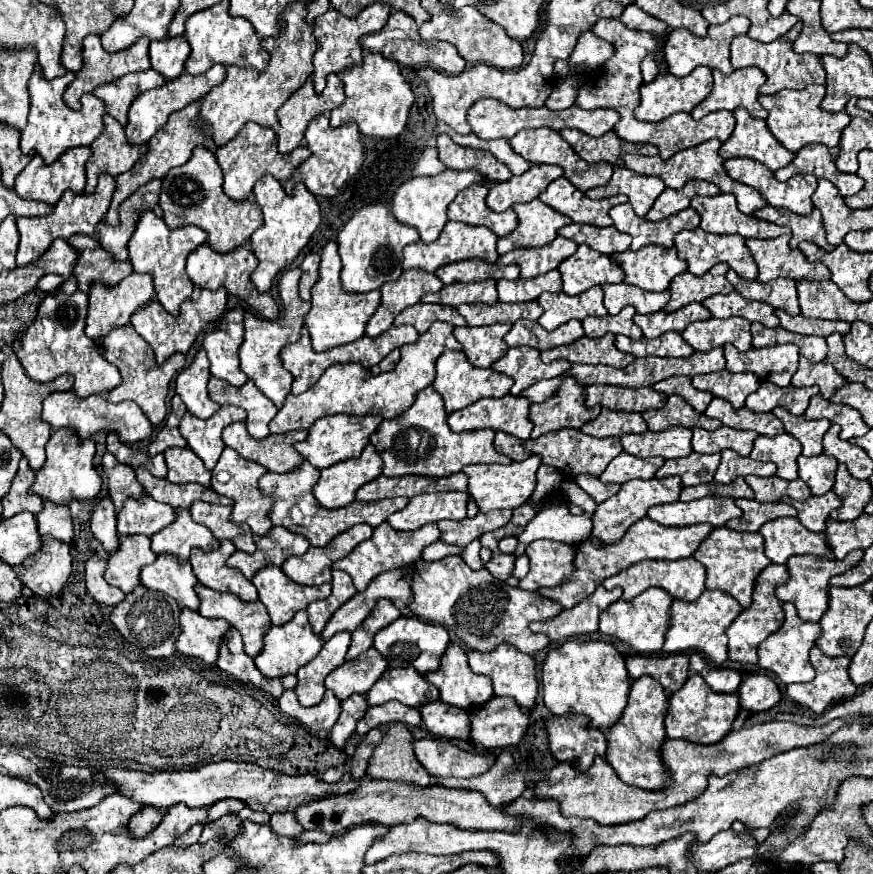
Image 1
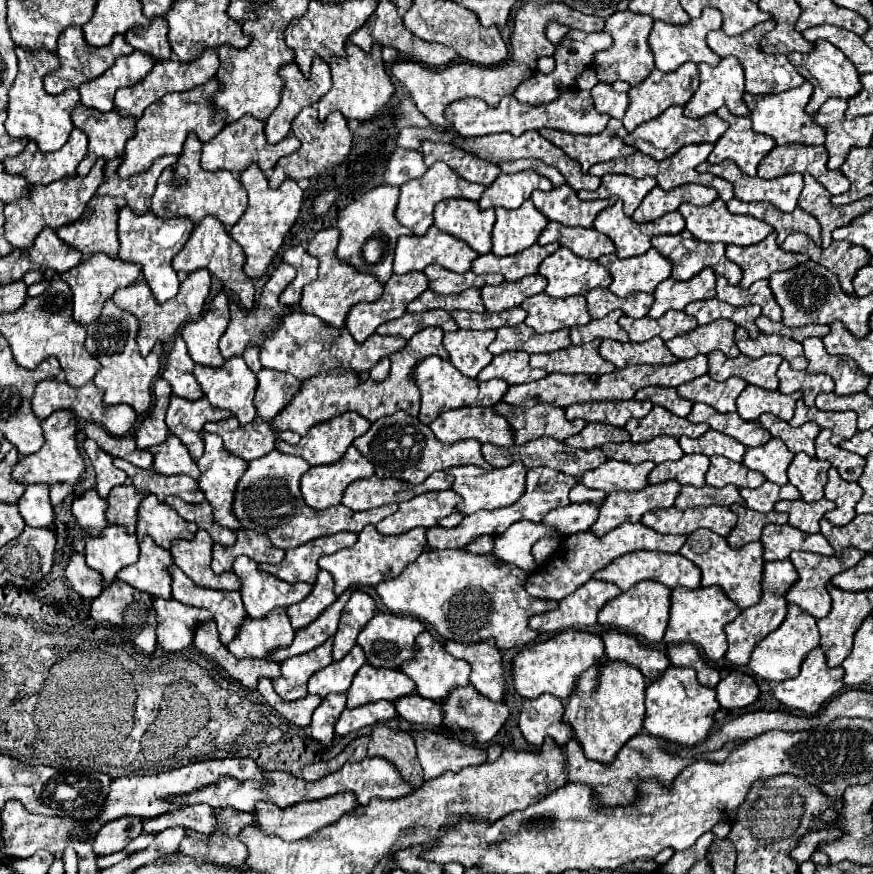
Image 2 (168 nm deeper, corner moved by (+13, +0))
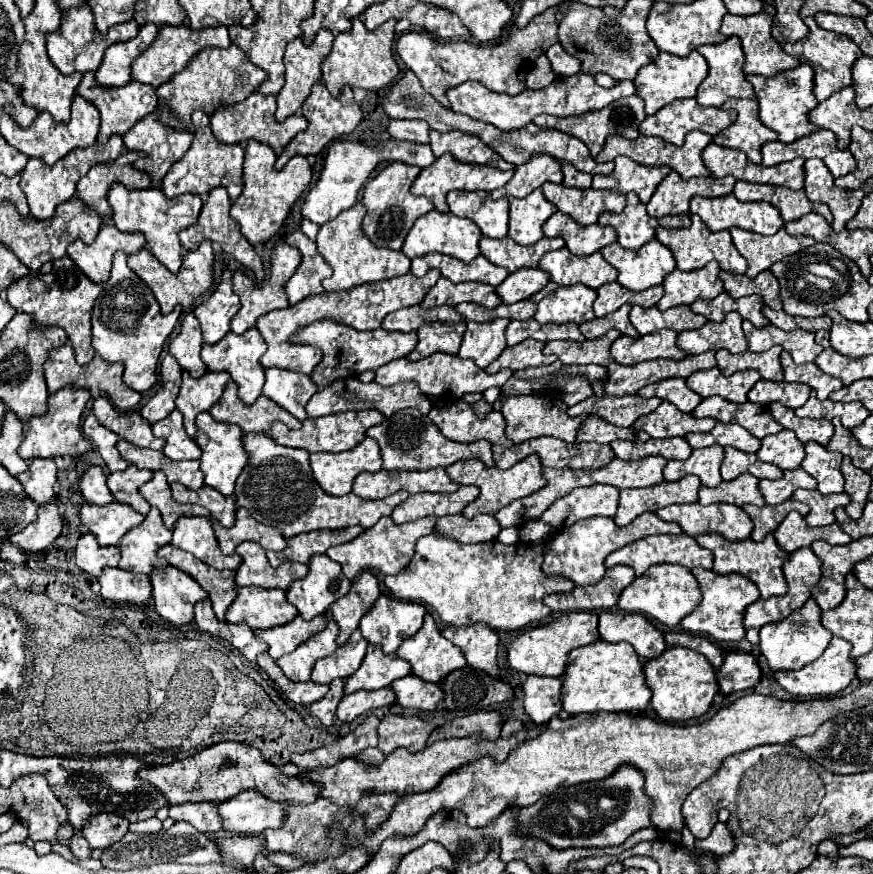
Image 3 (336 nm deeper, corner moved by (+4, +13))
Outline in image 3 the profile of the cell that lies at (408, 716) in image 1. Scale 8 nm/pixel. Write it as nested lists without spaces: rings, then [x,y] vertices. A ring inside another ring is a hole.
[[[380,688],[380,690],[372,690],[372,692],[354,692],[342,698],[342,702],[338,704],[338,712],[336,716],[342,722],[352,722],[356,716],[372,710],[372,708],[380,708],[380,706],[390,706],[394,704],[394,692],[392,688]]]

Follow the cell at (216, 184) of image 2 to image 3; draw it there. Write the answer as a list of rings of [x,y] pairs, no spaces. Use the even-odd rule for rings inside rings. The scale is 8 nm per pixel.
[[[194,112],[192,114],[192,124],[194,124],[194,142],[190,150],[172,164],[168,174],[164,176],[162,182],[162,192],[168,198],[176,198],[180,194],[206,194],[218,186],[224,186],[228,190],[230,200],[236,200],[242,192],[242,168],[244,168],[244,150],[240,144],[222,144],[214,138],[210,130],[210,116],[204,112]]]

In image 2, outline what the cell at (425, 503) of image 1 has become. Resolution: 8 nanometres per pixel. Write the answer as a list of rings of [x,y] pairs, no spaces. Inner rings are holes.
[[[431,491],[399,503],[397,513],[383,519],[377,531],[383,535],[401,535],[415,527],[437,525],[443,517],[455,511],[461,497],[455,491]]]

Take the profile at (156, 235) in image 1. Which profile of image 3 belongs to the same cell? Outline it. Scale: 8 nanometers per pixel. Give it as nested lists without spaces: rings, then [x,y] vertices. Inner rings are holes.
[[[112,184],[108,190],[108,202],[114,210],[114,226],[120,232],[140,232],[146,236],[146,244],[150,246],[150,252],[158,258],[160,264],[164,264],[170,272],[180,270],[182,266],[182,256],[180,256],[180,240],[178,232],[196,224],[200,210],[202,210],[202,200],[196,194],[182,194],[178,198],[166,198],[162,190],[156,188],[146,188],[146,190],[126,190],[122,184]]]

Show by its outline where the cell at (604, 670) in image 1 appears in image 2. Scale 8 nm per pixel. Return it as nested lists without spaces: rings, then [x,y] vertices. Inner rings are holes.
[[[567,629],[553,635],[547,641],[527,645],[515,655],[513,685],[515,685],[515,691],[527,699],[537,699],[543,693],[551,693],[565,703],[567,697],[571,697],[579,675],[593,665],[601,665],[603,661],[605,661],[605,653],[603,653],[603,641],[599,635]]]

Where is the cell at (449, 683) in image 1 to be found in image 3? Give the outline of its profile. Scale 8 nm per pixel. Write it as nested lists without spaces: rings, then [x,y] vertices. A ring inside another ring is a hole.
[[[430,614],[424,616],[424,628],[416,636],[404,640],[396,650],[398,658],[404,658],[412,664],[412,674],[428,682],[442,682],[452,670],[464,668],[464,652],[448,642]]]

